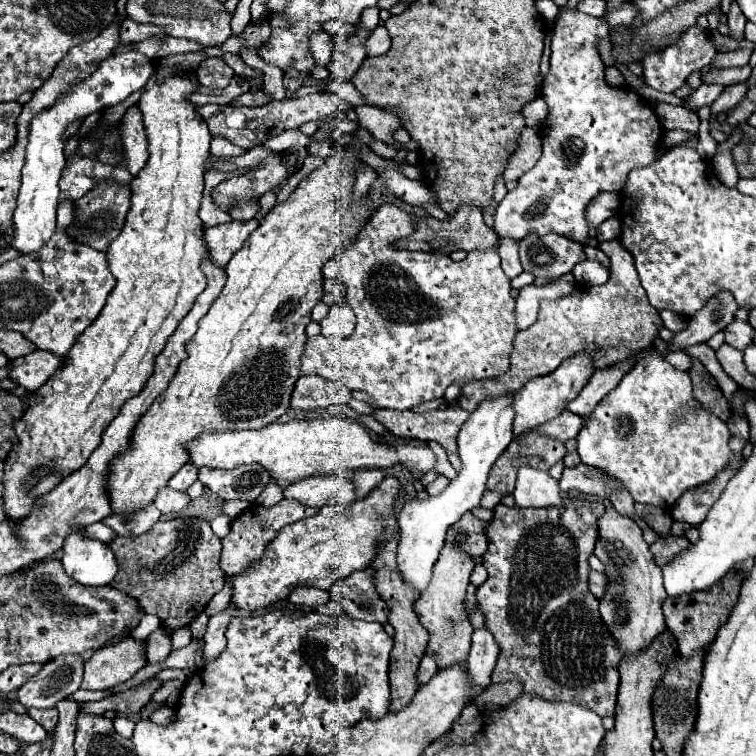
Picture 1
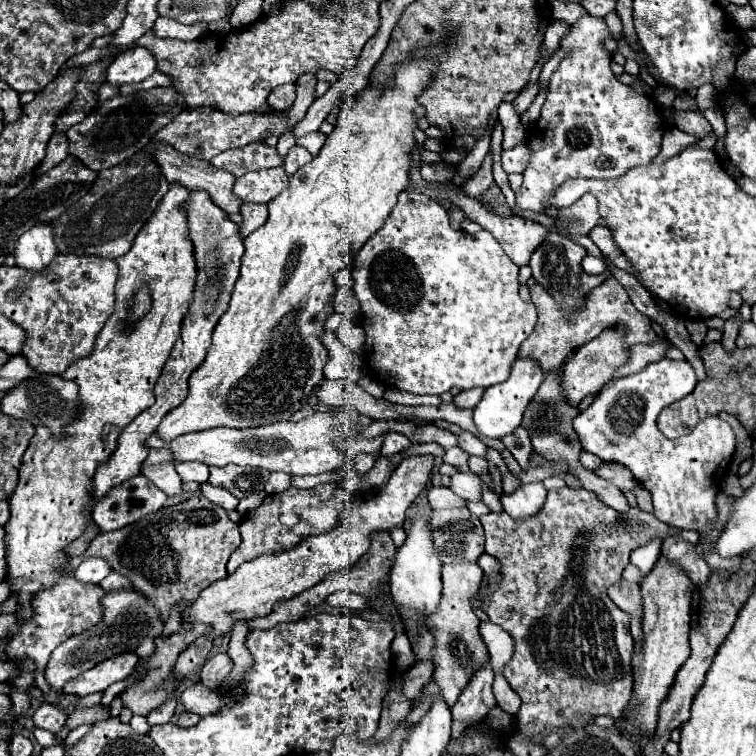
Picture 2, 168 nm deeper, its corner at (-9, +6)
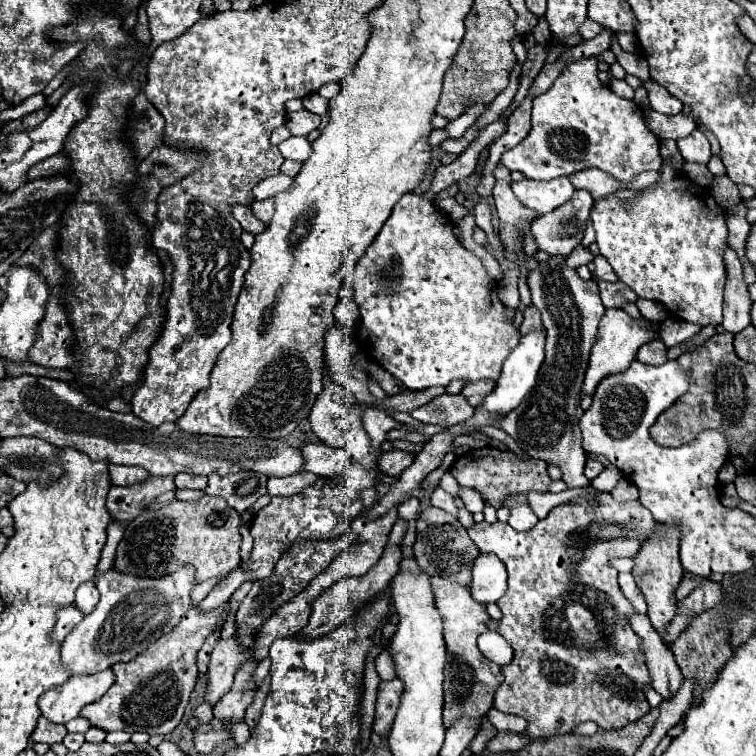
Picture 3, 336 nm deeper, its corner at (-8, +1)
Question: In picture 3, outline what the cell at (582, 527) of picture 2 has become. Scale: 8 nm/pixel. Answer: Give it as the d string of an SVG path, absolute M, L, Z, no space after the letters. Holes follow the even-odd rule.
M587 494L587 496L575 498L575 500L567 502L567 504L559 504L559 506L555 506L547 514L547 518L539 520L537 526L533 526L527 532L517 532L509 524L503 524L503 522L495 522L495 524L481 522L481 524L473 524L467 530L471 540L477 544L477 548L483 554L495 554L505 564L505 568L509 572L509 588L497 600L497 606L503 612L501 620L497 624L497 632L501 636L505 636L505 640L513 646L515 656L513 656L513 660L507 666L503 666L505 680L503 680L503 684L495 692L495 704L493 706L497 710L505 712L505 714L517 714L517 716L525 718L527 720L525 734L531 736L533 740L537 740L537 738L549 738L549 736L555 736L555 734L569 734L581 722L587 722L587 720L597 722L599 728L605 728L605 730L623 728L625 724L631 724L631 722L639 720L649 710L649 704L647 704L647 700L643 696L643 688L651 680L649 680L649 672L645 668L645 658L643 658L643 652L641 652L641 646L639 646L641 642L637 640L637 634L629 628L629 616L635 612L635 608L623 596L623 592L621 592L621 588L617 584L617 570L611 566L609 560L619 558L619 556L637 556L637 552L641 550L643 542L647 542L651 536L655 536L655 530L657 530L657 522L653 520L651 512L641 502L637 502L637 500L635 502L619 502L611 494Z

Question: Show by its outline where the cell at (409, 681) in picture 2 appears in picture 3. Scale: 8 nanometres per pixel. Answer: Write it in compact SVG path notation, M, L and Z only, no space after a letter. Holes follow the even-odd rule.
M395 678L395 680L379 684L377 712L375 712L375 724L373 724L373 730L379 736L385 736L391 730L401 696L403 696L403 682L401 680Z

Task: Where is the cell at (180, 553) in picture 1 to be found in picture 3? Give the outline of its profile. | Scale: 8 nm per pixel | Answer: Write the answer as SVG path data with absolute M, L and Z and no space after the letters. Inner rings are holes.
M203 496L195 502L173 500L163 508L151 508L137 516L121 538L113 568L121 574L139 578L161 578L175 574L183 566L195 568L195 580L203 582L213 576L223 576L239 566L241 556L239 514L221 498Z

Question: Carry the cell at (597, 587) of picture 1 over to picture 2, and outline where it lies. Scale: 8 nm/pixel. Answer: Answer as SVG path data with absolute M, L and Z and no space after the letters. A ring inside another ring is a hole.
M624 579L620 583L616 583L614 587L610 587L608 591L610 599L626 613L630 613L632 617L642 619L642 597L640 597L640 587L634 583L626 583Z

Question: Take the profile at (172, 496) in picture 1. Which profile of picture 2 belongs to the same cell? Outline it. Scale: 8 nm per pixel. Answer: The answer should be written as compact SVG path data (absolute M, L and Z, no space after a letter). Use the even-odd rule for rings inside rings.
M160 463L160 465L146 465L140 471L150 479L158 489L162 489L166 495L182 495L182 481L176 475L176 469L172 463Z

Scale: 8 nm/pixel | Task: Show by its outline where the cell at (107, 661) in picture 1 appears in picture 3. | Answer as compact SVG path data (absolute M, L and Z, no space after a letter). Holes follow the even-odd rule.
M111 668L89 676L71 676L65 684L51 688L39 700L41 714L55 724L65 724L71 718L77 718L87 704L97 702L105 690L109 690L113 680Z

